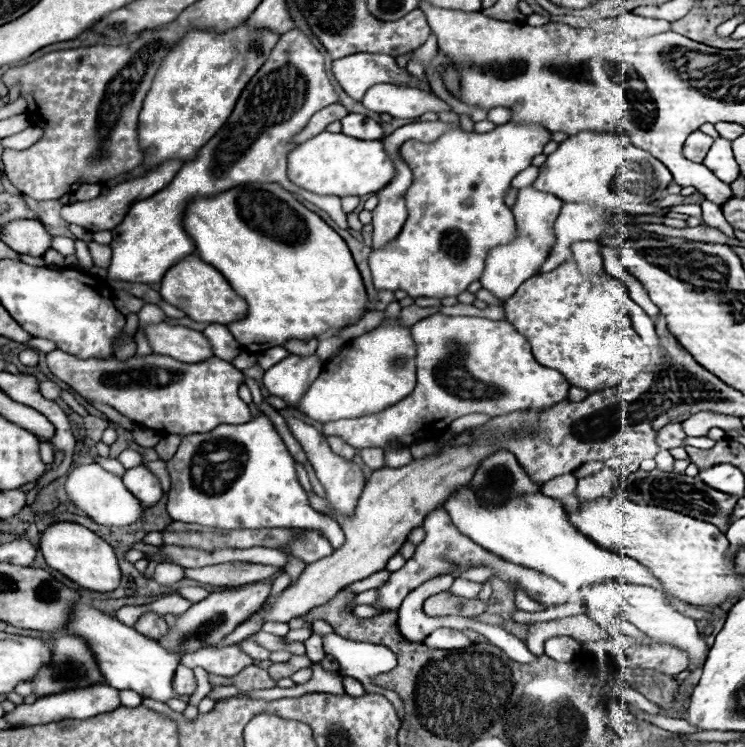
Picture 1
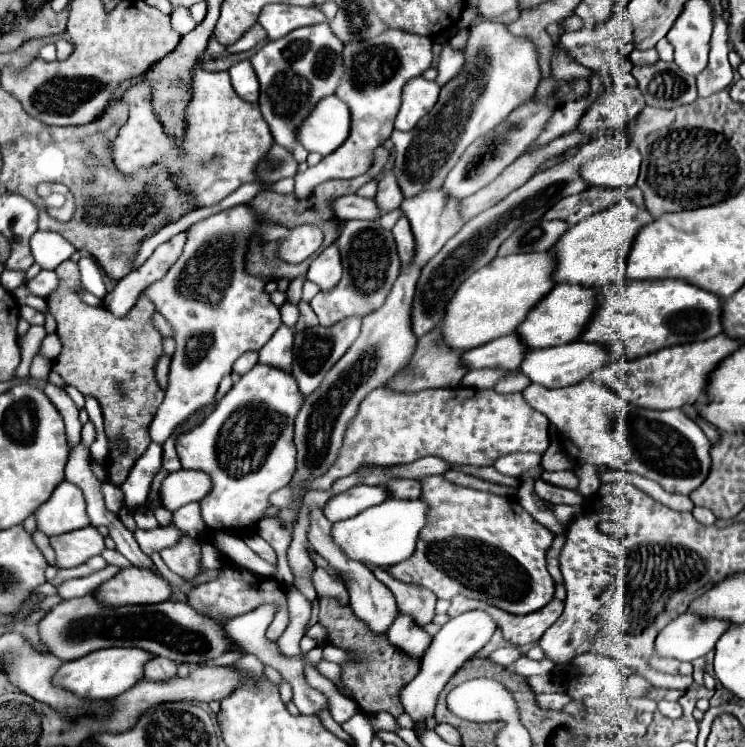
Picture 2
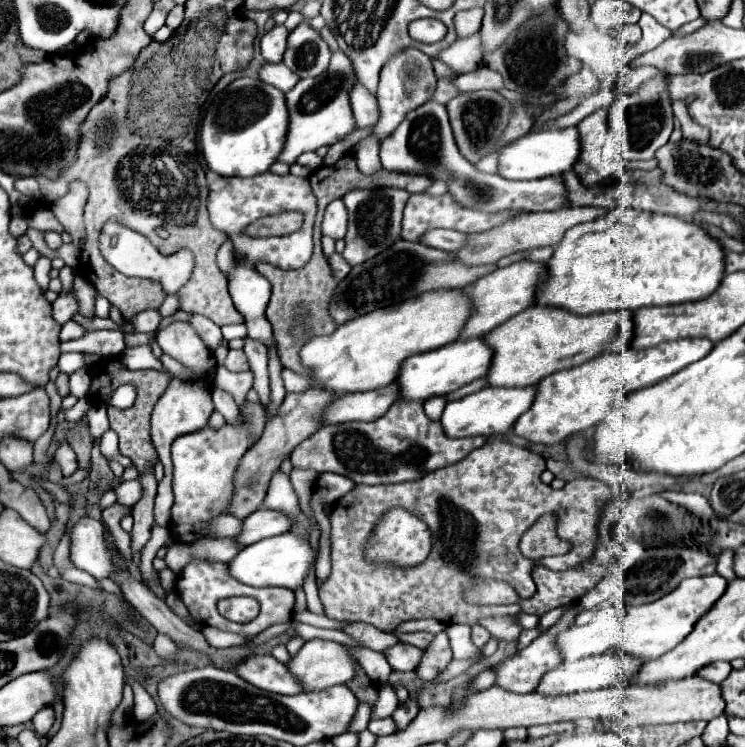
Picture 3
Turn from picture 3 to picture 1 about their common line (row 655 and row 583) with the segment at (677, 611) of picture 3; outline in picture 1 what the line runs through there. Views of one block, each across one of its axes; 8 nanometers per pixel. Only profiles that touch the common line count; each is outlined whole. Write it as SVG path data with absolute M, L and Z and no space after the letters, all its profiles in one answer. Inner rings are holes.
M456 490L444 502L444 508L448 510L456 528L464 536L472 538L484 550L490 550L492 554L506 558L512 564L520 564L520 566L538 570L538 572L558 580L564 586L584 588L584 586L592 586L592 584L602 584L604 580L624 580L628 584L650 586L650 588L660 590L666 596L668 604L676 612L680 612L688 618L706 620L706 622L716 620L716 616L712 612L686 604L684 600L678 600L672 594L668 594L664 584L650 572L648 566L640 564L638 560L634 560L630 556L616 554L612 550L596 546L590 538L586 538L572 526L562 504L544 494L530 494L530 496L518 498L514 502L504 502L504 506L476 506L476 502L472 502L472 494L468 494L468 490Z

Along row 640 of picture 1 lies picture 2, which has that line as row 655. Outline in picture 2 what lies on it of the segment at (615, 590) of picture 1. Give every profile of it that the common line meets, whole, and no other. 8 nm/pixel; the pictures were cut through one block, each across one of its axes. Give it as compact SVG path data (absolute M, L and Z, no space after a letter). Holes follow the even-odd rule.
M692 612L682 614L660 632L654 654L692 662L706 656L724 630L728 630L728 620L704 620L704 616Z

